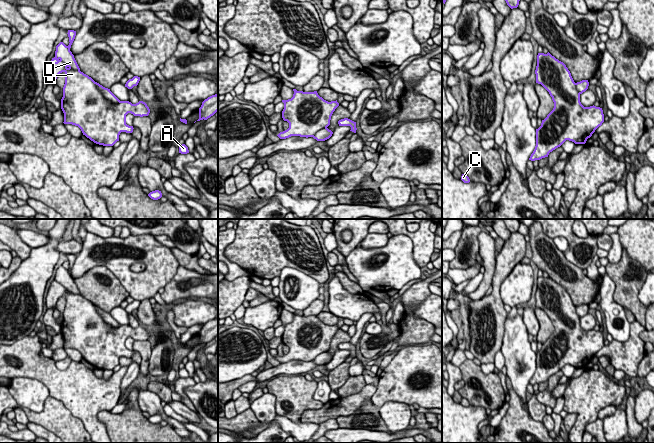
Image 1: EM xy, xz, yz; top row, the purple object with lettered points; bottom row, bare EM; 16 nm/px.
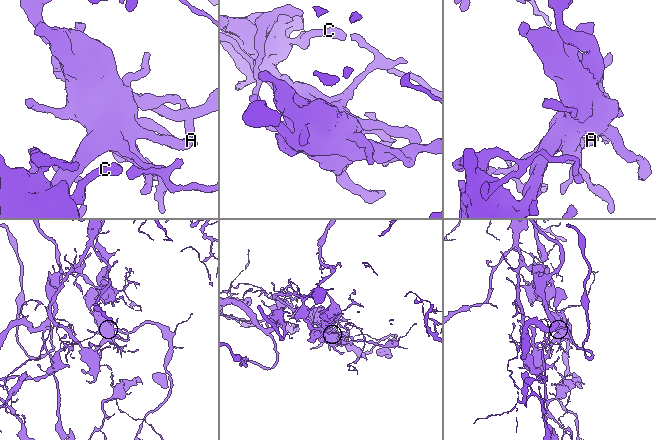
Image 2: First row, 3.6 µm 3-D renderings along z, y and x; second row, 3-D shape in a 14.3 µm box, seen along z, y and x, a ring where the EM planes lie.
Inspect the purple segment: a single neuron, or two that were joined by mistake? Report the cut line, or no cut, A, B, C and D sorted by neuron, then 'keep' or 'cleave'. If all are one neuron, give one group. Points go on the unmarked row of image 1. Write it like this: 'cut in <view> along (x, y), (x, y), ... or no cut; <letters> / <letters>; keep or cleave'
cut in xy along (95, 306), (98, 314), (107, 323), (116, 327), (120, 325); A B C / D; cleave

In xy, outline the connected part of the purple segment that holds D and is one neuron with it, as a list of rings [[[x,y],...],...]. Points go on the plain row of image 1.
[[[63,266],[56,270],[55,281],[60,283],[67,291],[72,294],[80,295],[80,292],[74,282],[74,279]]]

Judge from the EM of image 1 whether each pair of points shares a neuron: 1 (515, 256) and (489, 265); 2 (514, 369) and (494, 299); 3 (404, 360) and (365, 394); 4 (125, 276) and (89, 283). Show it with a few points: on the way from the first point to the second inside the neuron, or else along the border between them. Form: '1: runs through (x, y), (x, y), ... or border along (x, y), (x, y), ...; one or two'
1: border along (496, 258), (496, 268), (491, 284); two
2: border along (507, 314), (502, 346), (499, 350); two
3: border along (377, 388), (370, 400); two
4: border along (97, 265), (106, 267), (129, 294); two

